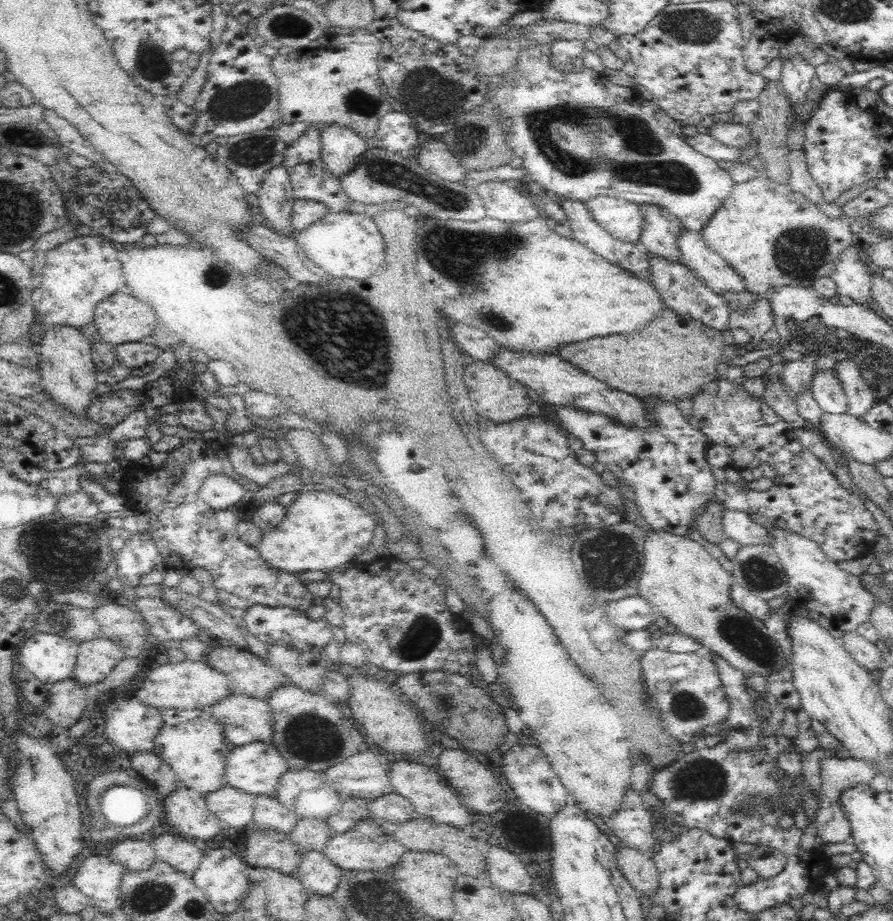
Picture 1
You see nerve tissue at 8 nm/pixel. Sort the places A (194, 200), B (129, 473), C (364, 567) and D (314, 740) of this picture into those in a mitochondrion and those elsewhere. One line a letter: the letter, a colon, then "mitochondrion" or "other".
A: other
B: other
C: other
D: mitochondrion

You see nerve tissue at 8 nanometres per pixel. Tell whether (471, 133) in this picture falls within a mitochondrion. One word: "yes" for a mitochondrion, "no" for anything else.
yes

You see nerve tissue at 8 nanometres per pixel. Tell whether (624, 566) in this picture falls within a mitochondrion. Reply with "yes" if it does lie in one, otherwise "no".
yes

